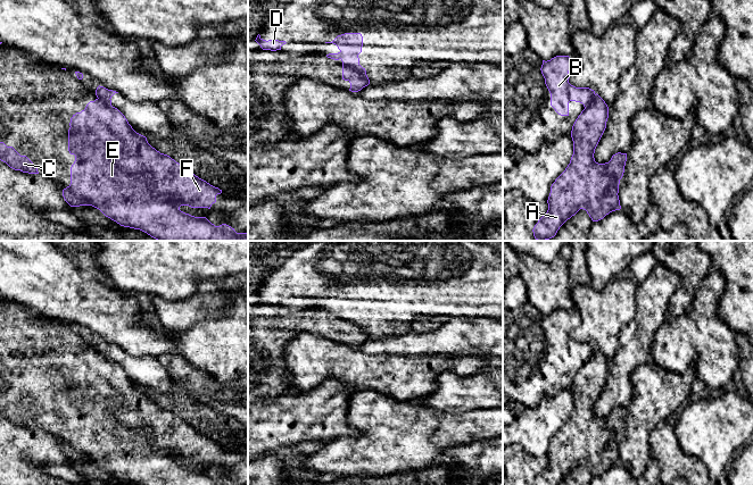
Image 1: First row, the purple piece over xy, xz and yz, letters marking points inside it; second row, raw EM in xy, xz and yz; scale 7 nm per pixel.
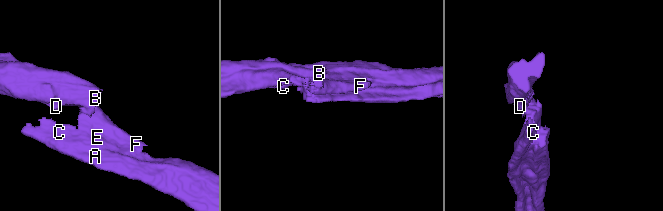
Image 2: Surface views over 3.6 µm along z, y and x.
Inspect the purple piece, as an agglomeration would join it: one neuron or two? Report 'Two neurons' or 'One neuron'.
Two neurons

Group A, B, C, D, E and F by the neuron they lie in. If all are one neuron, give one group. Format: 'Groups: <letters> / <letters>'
Groups: A C E F / B D

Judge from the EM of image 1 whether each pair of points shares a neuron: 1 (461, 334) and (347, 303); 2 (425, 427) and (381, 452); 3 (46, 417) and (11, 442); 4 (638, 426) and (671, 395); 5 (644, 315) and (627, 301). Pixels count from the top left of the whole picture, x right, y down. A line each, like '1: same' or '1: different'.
1: different
2: same
3: different
4: same
5: different

